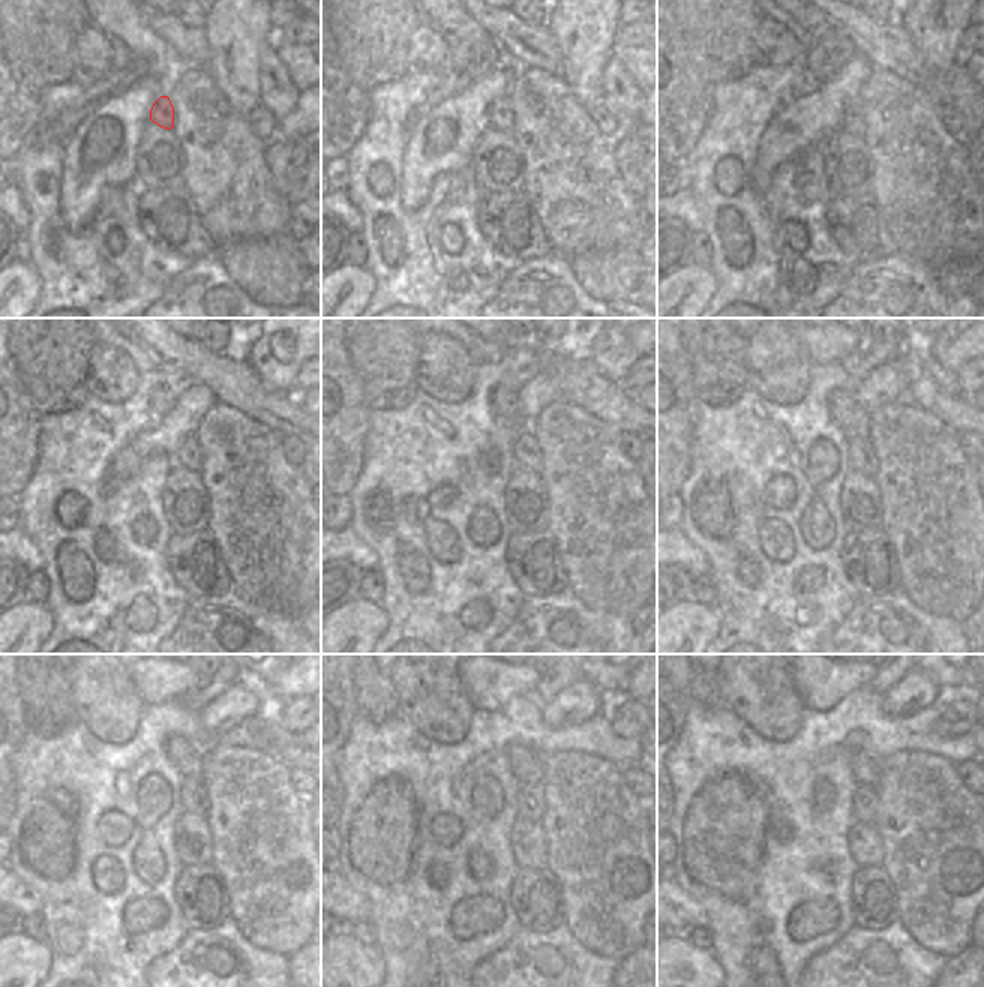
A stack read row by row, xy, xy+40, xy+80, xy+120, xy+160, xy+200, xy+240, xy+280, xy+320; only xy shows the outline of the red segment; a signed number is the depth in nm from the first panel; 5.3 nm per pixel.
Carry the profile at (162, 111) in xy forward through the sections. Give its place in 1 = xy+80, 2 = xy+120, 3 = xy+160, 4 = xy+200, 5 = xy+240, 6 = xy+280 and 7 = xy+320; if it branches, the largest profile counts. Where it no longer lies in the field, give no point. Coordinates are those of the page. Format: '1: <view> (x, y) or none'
1: xy+80 (852, 123)
2: xy+120 (188, 453)
3: xy+160 (527, 455)
4: xy+200 (861, 458)
5: xy+240 (192, 794)
6: xy+280 (530, 795)
7: xy+320 (864, 801)

